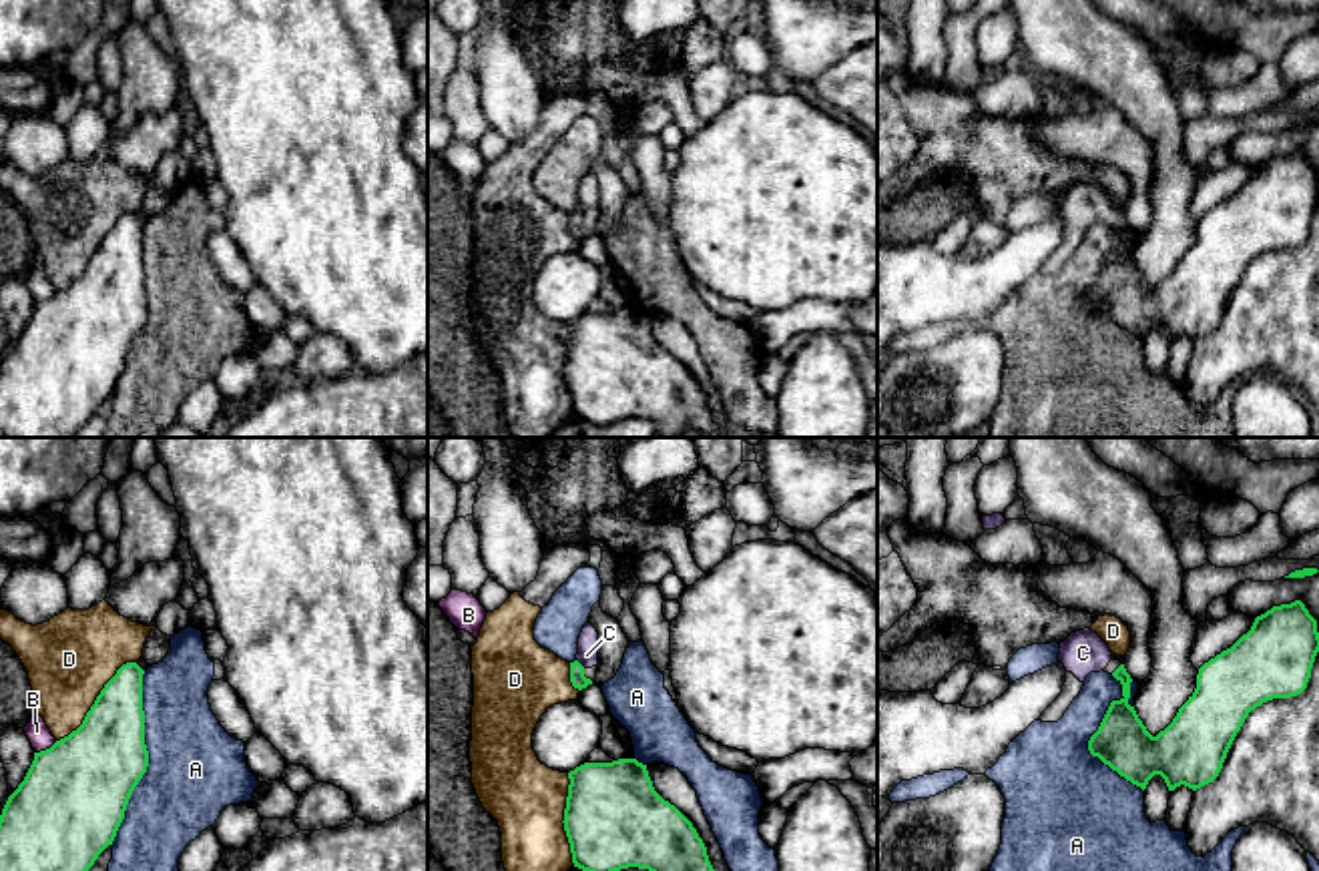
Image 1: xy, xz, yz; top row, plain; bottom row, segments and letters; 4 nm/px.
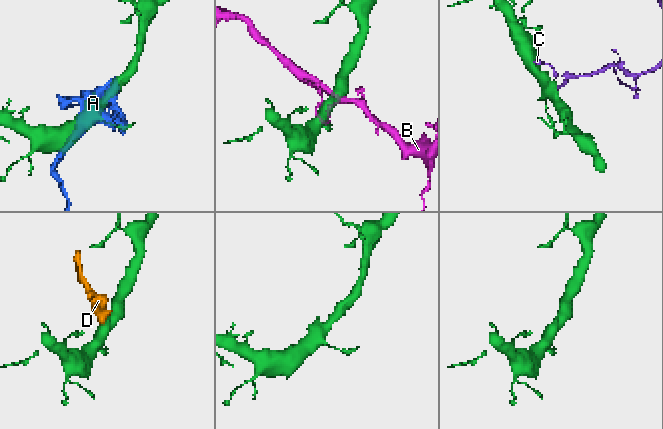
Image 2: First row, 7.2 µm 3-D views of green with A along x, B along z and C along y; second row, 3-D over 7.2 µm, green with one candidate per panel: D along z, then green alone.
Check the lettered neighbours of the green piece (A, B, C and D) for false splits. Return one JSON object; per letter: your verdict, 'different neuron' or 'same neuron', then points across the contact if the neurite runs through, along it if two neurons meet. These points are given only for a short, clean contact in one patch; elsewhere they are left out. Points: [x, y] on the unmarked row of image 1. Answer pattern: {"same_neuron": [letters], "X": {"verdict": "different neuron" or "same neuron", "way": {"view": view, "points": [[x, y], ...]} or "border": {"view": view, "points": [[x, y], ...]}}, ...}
{"same_neuron": ["C"], "A": {"verdict": "different neuron"}, "B": {"verdict": "different neuron"}, "C": {"verdict": "same neuron", "way": {"view": "xz", "points": [[579, 231], [579, 213], [587, 205]]}}, "D": {"verdict": "different neuron"}}

